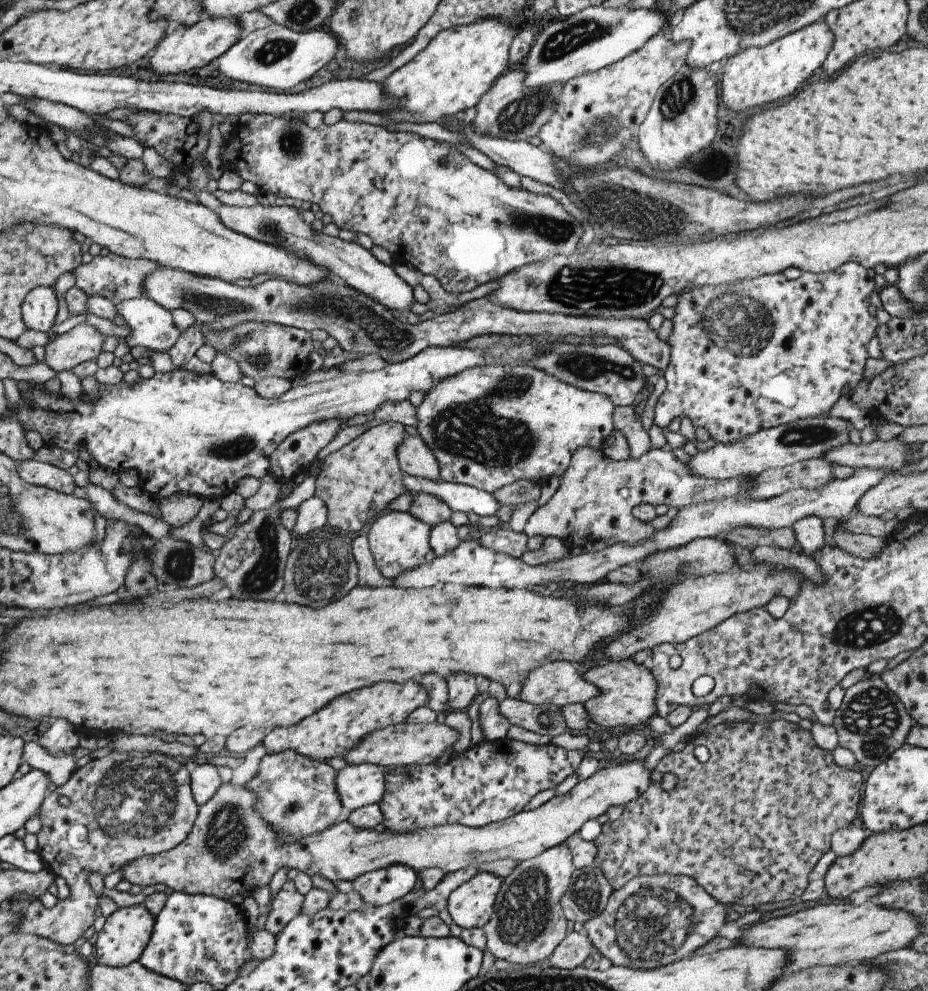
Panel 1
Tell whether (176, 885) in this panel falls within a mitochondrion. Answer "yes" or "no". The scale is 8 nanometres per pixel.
no

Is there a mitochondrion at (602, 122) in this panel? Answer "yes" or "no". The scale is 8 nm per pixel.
yes

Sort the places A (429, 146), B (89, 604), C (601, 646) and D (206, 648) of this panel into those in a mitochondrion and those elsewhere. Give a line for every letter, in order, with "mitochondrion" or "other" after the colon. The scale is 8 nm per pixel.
A: other
B: other
C: other
D: other

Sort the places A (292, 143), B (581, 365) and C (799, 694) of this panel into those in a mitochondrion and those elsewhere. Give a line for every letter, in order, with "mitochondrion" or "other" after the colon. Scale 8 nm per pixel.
A: mitochondrion
B: mitochondrion
C: other

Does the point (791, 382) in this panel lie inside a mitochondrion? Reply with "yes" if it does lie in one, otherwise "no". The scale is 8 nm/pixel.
no

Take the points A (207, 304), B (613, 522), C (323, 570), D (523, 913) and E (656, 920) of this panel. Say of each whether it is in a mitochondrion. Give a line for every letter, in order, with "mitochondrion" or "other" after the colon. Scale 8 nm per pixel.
A: mitochondrion
B: other
C: mitochondrion
D: mitochondrion
E: mitochondrion

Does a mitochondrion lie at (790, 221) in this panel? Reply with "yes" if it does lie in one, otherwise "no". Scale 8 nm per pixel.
no

